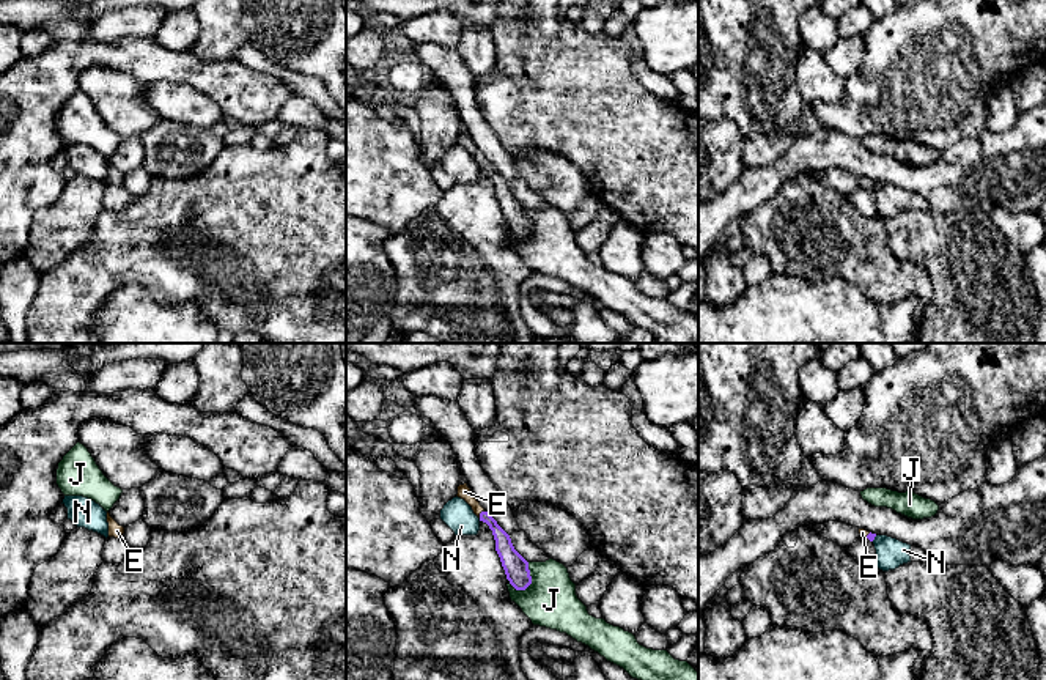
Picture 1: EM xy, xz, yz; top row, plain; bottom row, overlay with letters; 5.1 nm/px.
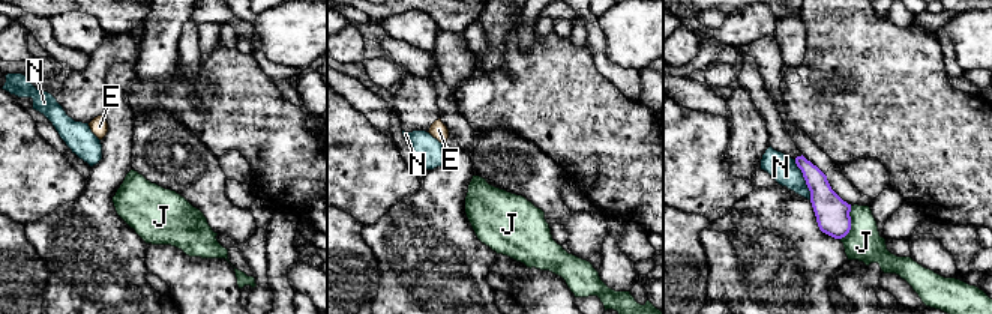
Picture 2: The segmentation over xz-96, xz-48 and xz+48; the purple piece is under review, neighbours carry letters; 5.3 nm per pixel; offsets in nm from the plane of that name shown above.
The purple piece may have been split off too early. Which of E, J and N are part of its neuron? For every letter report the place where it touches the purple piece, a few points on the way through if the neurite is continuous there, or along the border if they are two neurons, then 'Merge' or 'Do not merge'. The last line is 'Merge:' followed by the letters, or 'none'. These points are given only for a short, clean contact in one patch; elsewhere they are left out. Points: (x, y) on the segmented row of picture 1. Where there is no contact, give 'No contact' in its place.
E: Touches purple at xz (480, 513). Path across: xz (504, 546), (496, 528), (480, 513), (464, 491). Merge
J: Touches purple at xz (530, 580). Boundary: xz (529, 562), (530, 583), (524, 589), (516, 591). Do not merge
N: Touches purple at yz (873, 539). Do not merge
Merge: E

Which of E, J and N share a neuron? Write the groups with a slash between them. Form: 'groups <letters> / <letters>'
groups E / J / N

